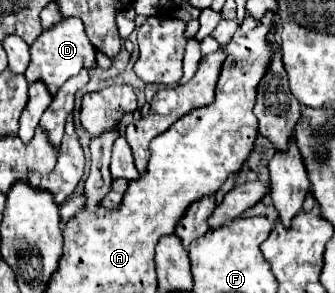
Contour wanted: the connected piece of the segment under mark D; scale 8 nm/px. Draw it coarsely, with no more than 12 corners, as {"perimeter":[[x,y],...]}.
{"perimeter":[[62,18],[30,44],[26,80],[54,94],[96,62],[82,20]]}

